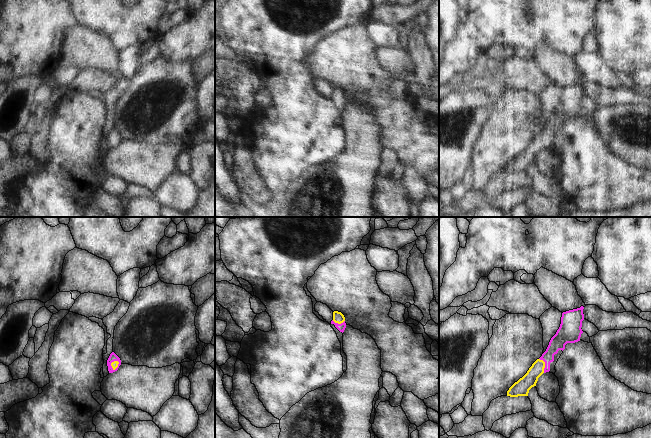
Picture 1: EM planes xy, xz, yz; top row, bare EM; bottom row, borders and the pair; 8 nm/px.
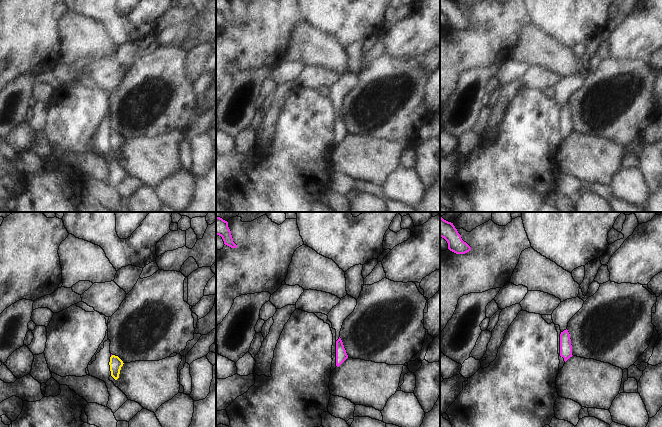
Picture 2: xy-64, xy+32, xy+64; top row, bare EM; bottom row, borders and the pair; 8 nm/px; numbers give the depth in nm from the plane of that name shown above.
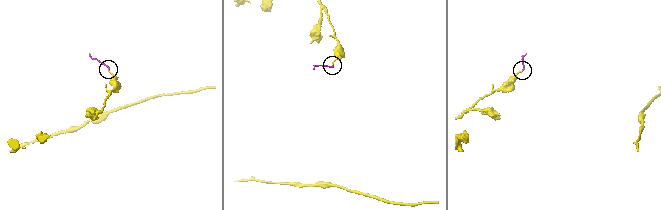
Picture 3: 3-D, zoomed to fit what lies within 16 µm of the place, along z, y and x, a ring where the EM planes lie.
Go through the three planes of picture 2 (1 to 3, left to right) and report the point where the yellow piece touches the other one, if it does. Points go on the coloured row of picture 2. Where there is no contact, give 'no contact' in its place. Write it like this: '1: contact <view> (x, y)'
1: no contact
2: no contact
3: no contact

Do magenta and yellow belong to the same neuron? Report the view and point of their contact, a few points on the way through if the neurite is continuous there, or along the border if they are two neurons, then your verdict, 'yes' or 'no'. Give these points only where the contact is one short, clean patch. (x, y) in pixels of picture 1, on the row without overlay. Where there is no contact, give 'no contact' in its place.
meets magenta in yz at (545, 141); runs through yz (560, 115), (546, 134), (545, 141), (523, 161); yes

